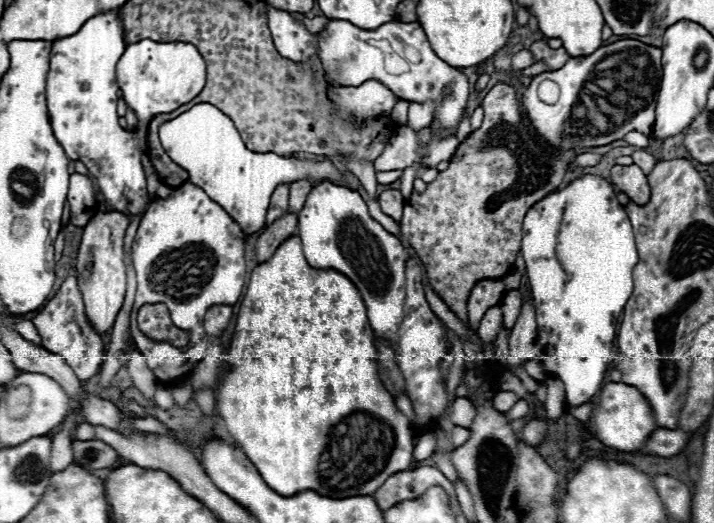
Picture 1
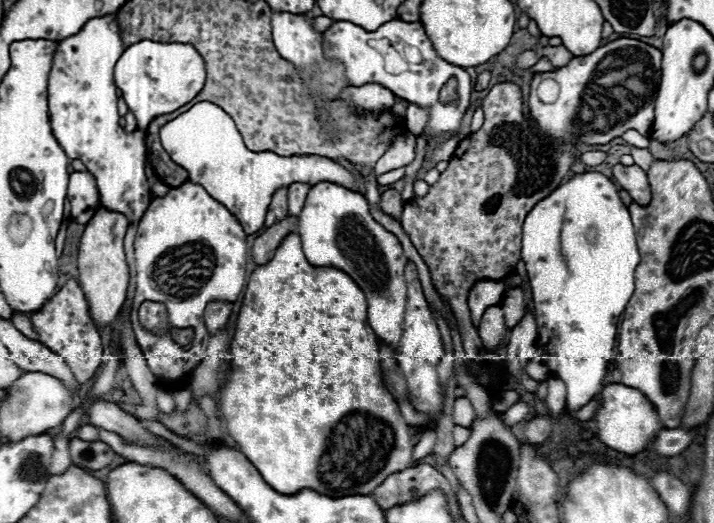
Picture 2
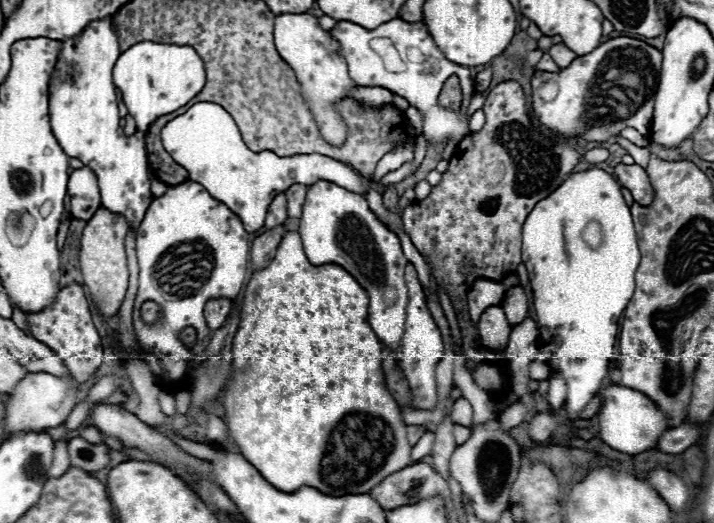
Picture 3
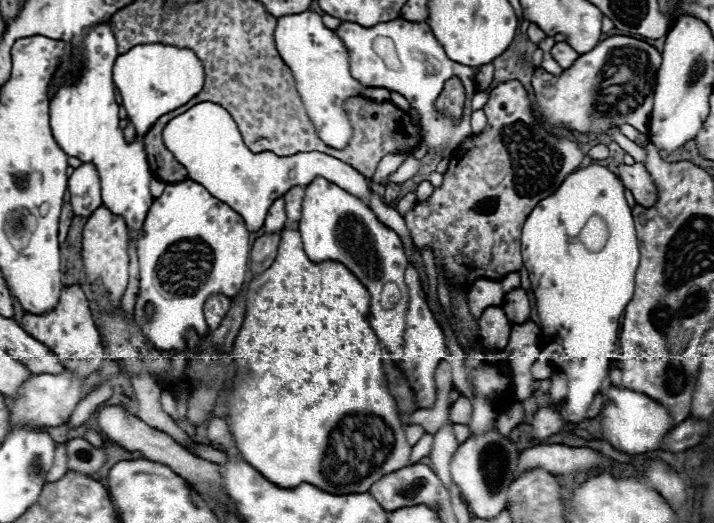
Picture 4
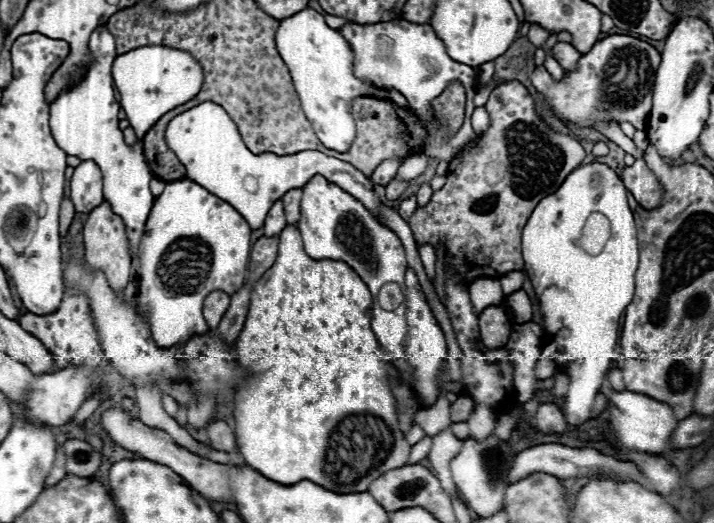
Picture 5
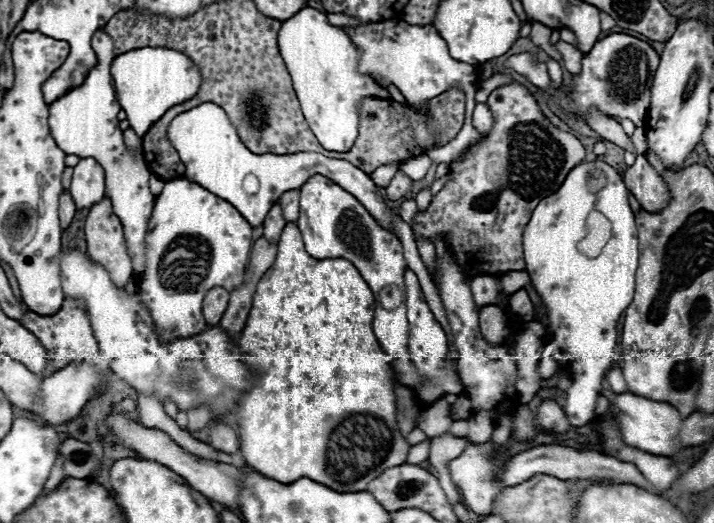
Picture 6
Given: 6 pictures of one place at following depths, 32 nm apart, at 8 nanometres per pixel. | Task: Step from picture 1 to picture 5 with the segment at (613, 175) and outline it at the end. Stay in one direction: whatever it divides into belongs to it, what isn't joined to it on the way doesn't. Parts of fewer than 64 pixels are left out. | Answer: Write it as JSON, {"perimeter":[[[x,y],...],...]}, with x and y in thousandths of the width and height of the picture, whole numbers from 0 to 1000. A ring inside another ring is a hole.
{"perimeter":[[[894,302],[885,317],[877,317],[868,329],[874,356],[888,371],[894,390],[905,402],[916,402],[930,382],[930,359],[916,337],[916,329],[905,317],[902,302]]]}

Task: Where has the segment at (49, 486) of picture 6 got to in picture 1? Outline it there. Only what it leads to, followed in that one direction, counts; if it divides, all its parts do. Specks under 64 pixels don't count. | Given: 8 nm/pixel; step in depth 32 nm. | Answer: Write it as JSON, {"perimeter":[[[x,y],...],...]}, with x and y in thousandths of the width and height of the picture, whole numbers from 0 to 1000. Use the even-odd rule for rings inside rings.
{"perimeter":[[[81,826],[73,837],[73,876],[70,876],[70,899],[87,902],[101,887],[101,860],[98,860],[101,834],[92,826]]]}

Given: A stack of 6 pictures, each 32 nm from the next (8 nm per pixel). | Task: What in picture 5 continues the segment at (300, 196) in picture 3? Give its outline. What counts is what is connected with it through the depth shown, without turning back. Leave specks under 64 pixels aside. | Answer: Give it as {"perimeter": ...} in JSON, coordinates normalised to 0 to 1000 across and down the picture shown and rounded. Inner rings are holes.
{"perimeter":[[[420,359],[403,363],[403,367],[395,375],[398,409],[401,409],[403,428],[417,424],[417,417],[420,417],[420,379],[423,379],[423,363],[420,363]]]}

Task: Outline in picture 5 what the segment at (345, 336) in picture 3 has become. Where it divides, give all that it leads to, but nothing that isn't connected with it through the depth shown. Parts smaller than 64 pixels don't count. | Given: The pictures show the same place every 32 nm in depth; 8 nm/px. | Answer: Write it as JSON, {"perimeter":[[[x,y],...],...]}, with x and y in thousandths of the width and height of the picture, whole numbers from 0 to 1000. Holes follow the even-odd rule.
{"perimeter":[[[403,428],[392,447],[389,493],[387,493],[384,509],[370,520],[370,528],[356,547],[356,562],[350,562],[347,608],[331,650],[331,673],[336,677],[333,692],[336,692],[336,700],[342,700],[342,707],[347,707],[347,738],[342,738],[342,746],[336,746],[336,753],[331,753],[331,769],[325,769],[328,772],[325,792],[331,803],[328,826],[331,826],[336,868],[342,872],[342,883],[350,895],[361,899],[375,918],[384,918],[398,929],[406,929],[406,925],[415,925],[415,922],[431,914],[465,941],[490,945],[490,941],[513,941],[515,925],[521,918],[527,918],[532,906],[571,887],[574,849],[566,841],[566,830],[557,818],[555,765],[549,757],[546,723],[543,723],[543,707],[541,707],[543,688],[518,627],[518,612],[521,612],[521,562],[518,562],[515,547],[507,539],[507,532],[496,520],[496,512],[479,497],[437,497],[426,482],[417,436]]]}

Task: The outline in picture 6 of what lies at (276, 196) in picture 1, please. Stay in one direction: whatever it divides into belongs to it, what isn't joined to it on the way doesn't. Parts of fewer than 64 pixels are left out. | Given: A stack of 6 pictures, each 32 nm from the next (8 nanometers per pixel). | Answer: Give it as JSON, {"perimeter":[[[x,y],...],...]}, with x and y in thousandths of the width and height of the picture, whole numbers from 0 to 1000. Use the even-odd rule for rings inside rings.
{"perimeter":[[[384,390],[370,421],[370,455],[375,463],[389,463],[398,432],[401,432],[401,421],[395,417],[395,402],[389,390]]]}

